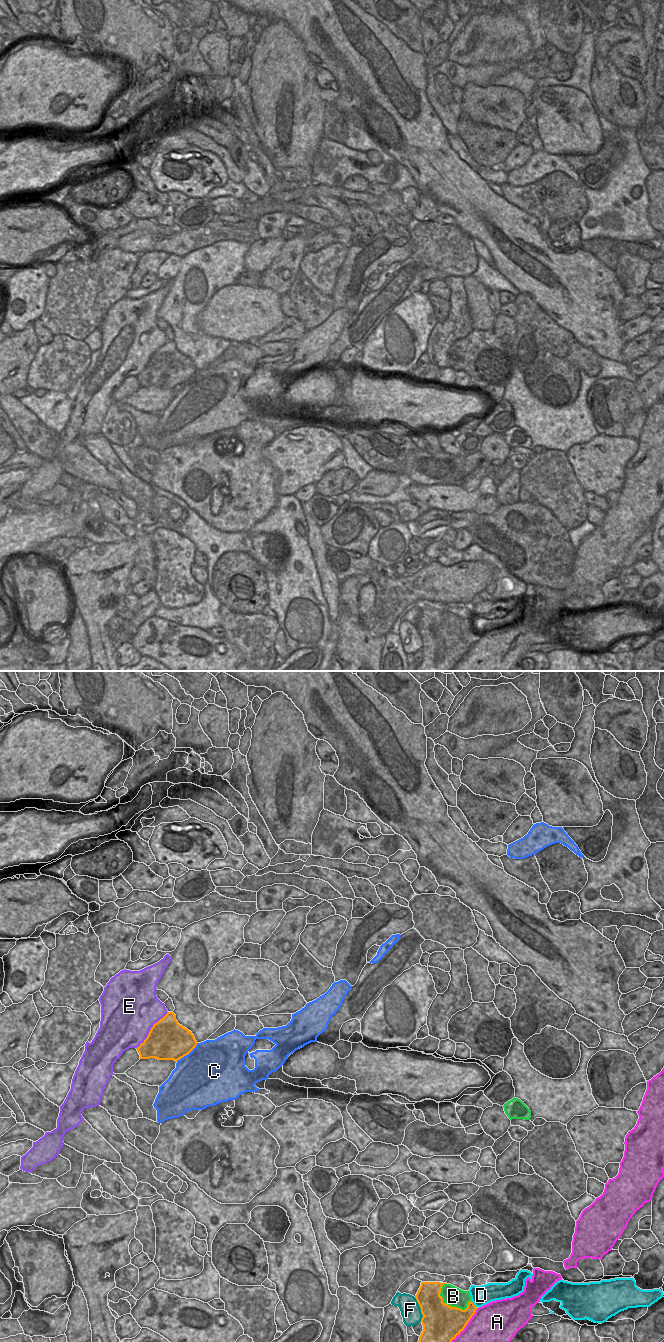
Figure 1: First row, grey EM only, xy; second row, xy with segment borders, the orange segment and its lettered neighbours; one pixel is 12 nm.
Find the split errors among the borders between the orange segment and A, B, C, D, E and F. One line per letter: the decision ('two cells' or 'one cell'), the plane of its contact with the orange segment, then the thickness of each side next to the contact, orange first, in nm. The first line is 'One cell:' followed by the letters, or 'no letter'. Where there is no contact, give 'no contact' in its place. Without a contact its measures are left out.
One cell: no letter
A: two cells; meets orange in xy; 400 nm thick on the orange side, 500 nm on the other
B: two cells; meets orange in xy; 460 nm thick on the orange side, 240 nm on the other
C: two cells; meets orange in xy; 460 nm thick on the orange side, 500 nm on the other
D: two cells; meets orange in xy; 240 nm thick on the orange side, 240 nm on the other
E: two cells; meets orange in xy; 480 nm thick on the orange side, 480 nm on the other
F: two cells; meets orange in xy; 420 nm thick on the orange side, 240 nm on the other

